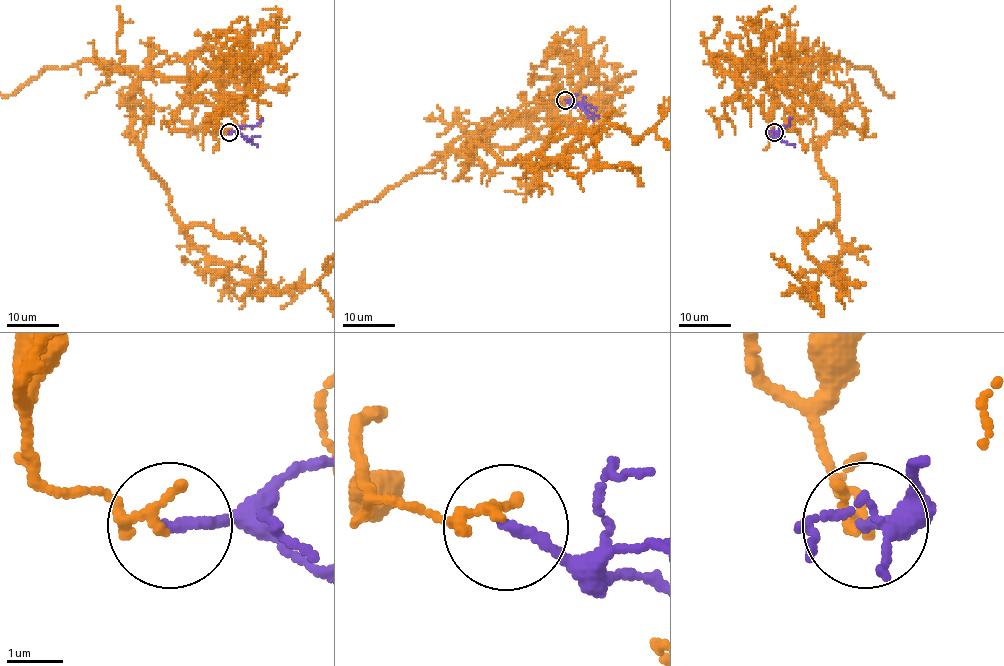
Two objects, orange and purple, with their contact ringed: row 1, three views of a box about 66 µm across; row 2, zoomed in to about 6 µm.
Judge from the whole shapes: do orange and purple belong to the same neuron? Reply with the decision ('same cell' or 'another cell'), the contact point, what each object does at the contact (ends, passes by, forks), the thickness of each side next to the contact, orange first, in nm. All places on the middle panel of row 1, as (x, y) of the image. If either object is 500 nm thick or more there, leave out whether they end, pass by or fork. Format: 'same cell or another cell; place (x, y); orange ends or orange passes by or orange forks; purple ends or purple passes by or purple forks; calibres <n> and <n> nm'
another cell; place (565, 100); orange ends; purple ends; calibres 170 and 190 nm

